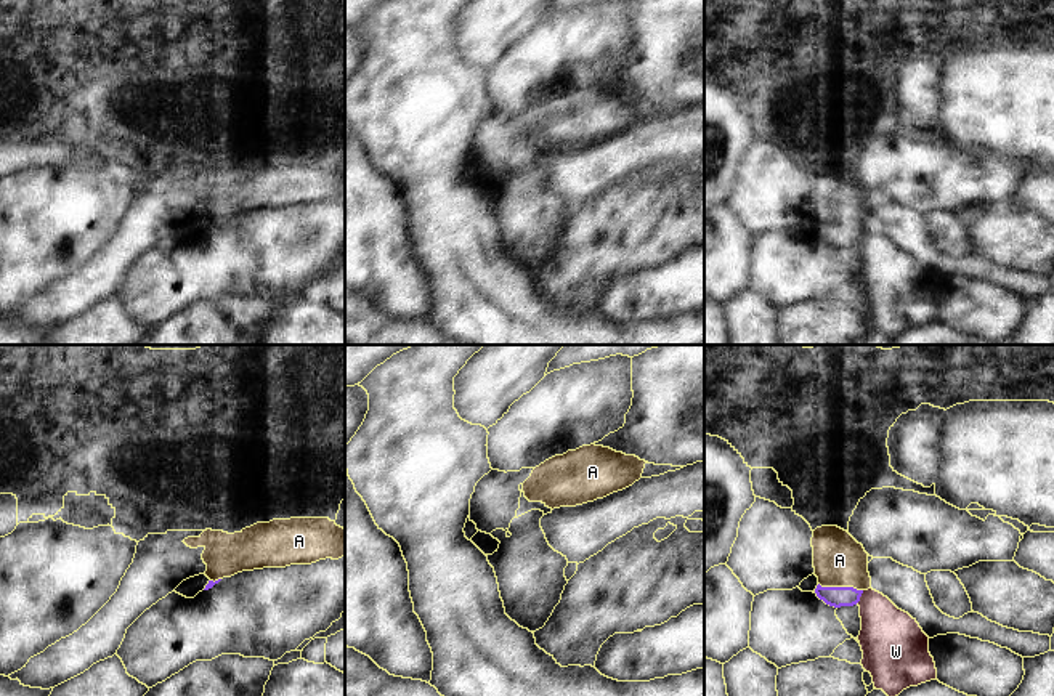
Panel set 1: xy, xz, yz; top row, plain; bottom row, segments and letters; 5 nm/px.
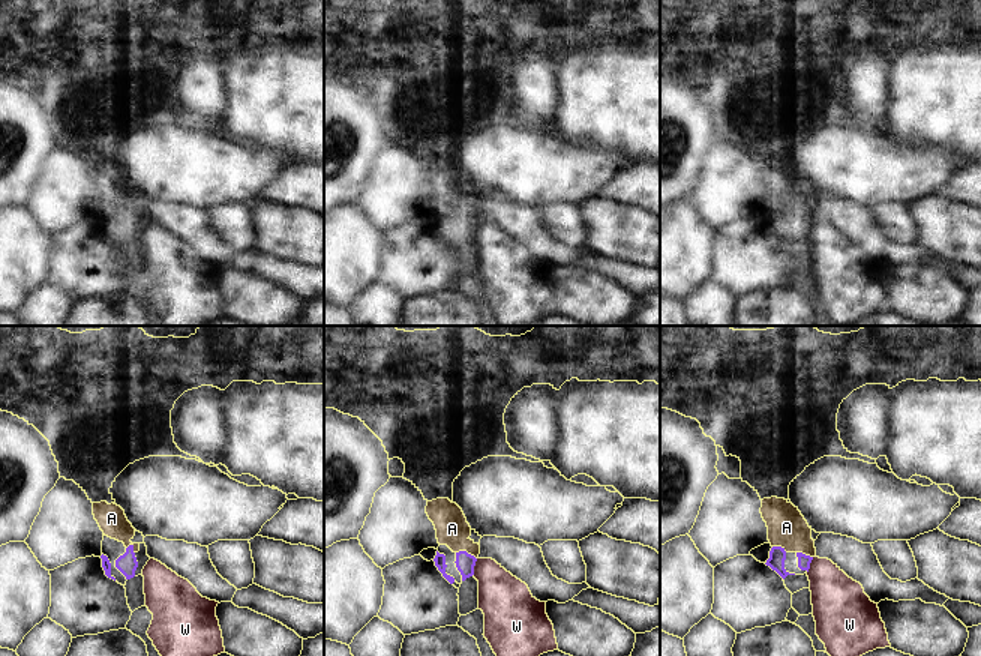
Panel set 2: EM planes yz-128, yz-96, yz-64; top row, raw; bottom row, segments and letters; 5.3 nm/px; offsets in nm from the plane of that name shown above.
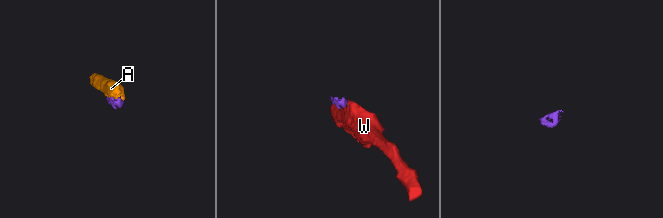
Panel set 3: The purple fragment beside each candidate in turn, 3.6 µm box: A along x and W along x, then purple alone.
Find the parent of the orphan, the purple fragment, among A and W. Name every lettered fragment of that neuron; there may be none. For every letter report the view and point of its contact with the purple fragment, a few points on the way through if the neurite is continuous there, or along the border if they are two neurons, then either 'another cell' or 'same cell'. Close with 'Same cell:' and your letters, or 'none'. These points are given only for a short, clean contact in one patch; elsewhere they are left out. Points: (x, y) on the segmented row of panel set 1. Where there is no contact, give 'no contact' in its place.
A: meets purple in yz at (841, 587); runs through yz (836, 597), (841, 587), (839, 560); same cell
W: meets purple in yz at (860, 595); border along yz (863, 590), (857, 602); another cell
Same cell: A

